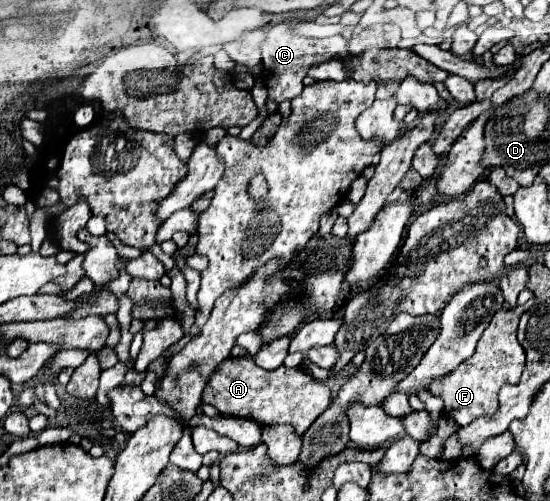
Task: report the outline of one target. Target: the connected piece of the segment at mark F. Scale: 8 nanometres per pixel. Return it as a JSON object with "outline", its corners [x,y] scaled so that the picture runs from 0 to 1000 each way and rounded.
{"outline":[[[971,593],[942,613],[931,613],[924,621],[905,621],[884,661],[876,665],[865,705],[833,729],[829,741],[807,749],[800,760],[789,760],[782,768],[782,784],[800,792],[807,800],[807,828],[825,836],[829,848],[847,852],[862,836],[876,828],[895,828],[905,816],[905,780],[916,764],[942,764],[949,737],[953,737],[953,697],[938,677],[942,637],[945,629],[971,609]]]}

